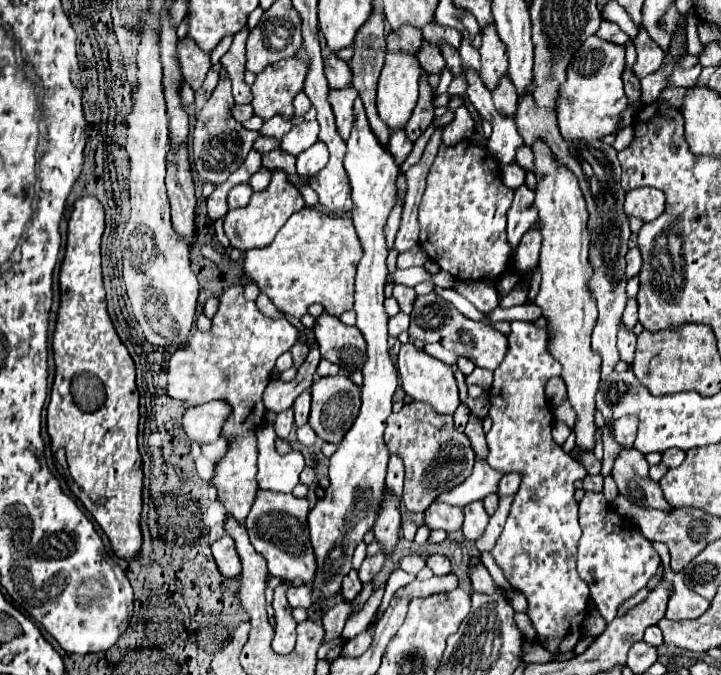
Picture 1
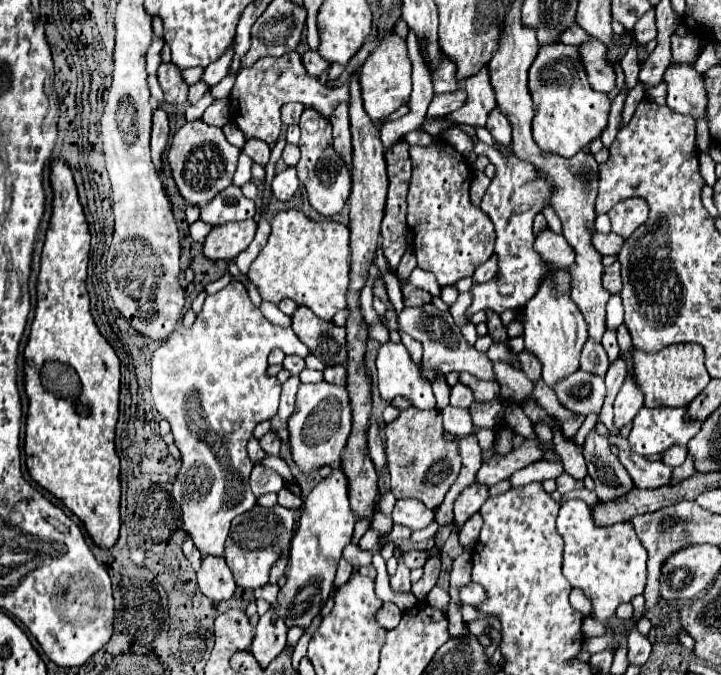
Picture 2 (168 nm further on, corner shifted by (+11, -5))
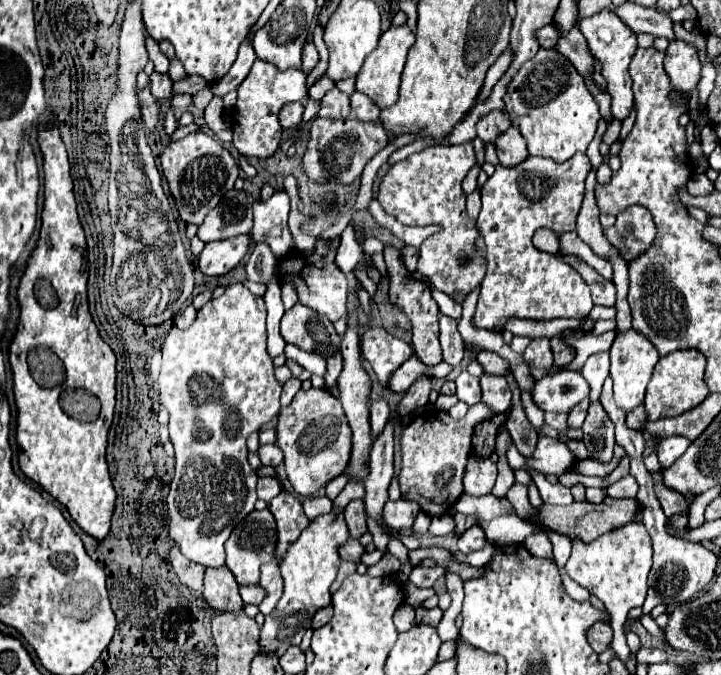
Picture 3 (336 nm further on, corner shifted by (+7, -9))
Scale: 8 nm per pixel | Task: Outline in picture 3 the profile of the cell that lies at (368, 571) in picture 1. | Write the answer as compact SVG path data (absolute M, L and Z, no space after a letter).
M349 539L341 549L339 555L343 561L353 561L353 563L361 563L361 557L365 553L365 547L357 541L357 539Z

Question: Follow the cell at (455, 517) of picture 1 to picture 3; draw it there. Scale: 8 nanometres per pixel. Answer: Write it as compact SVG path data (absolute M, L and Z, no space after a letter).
M405 499L387 501L387 505L385 505L385 523L393 529L407 531L407 529L413 527L419 511L421 509L413 501L405 501Z

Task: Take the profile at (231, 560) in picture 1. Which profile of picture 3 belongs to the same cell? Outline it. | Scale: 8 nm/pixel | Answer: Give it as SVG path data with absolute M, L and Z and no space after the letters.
M209 567L205 569L205 591L203 599L209 607L217 611L237 611L243 609L243 601L239 595L239 585L233 579L227 567Z

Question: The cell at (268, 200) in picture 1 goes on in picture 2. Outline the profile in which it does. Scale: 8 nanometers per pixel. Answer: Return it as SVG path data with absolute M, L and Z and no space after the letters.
M247 219L241 223L223 223L211 229L203 243L203 255L209 261L231 261L253 241L257 223Z

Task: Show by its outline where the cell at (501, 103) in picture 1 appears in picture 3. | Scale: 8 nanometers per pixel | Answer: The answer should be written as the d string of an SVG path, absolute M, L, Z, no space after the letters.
M513 125L509 127L509 131L505 131L497 137L495 147L497 147L497 157L499 157L501 165L505 165L505 167L519 165L521 161L525 161L529 157L525 139Z

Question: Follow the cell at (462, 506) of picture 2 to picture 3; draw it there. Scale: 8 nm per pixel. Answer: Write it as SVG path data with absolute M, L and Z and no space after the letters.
M469 455L469 463L463 477L467 495L473 497L489 495L495 487L495 479L497 479L497 465L491 459L479 459L475 455Z

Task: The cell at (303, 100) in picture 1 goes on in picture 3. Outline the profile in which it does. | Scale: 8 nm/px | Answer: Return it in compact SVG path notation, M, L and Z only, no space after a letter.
M289 103L281 109L279 113L279 123L283 129L297 129L299 123L301 123L301 117L303 117L303 105L301 103Z

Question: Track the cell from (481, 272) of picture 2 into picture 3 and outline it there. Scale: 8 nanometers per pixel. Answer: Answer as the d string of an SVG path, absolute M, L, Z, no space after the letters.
M441 315L441 347L443 361L449 365L459 365L465 353L463 337L457 331L457 321L449 315Z

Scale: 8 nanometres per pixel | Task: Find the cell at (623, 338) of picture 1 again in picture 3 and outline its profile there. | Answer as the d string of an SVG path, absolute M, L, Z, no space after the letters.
M659 471L659 473L651 473L651 475L653 475L653 483L655 483L655 495L657 495L657 499L659 499L661 507L663 507L663 511L665 511L665 515L671 517L677 511L679 513L687 513L689 505L687 505L685 497L663 483L663 473Z

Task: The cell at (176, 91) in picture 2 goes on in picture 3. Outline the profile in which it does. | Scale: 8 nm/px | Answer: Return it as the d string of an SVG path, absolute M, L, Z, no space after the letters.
M153 71L153 75L151 75L151 93L157 99L171 101L173 99L173 81L171 81L171 77L167 73Z

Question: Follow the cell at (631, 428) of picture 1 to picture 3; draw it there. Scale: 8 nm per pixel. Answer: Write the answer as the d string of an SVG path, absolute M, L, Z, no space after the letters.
M629 329L625 333L619 333L611 347L611 377L613 377L613 391L615 391L615 403L623 411L633 411L633 407L643 405L647 383L653 375L653 367L659 361L657 349L651 345L649 339L645 339L641 333Z

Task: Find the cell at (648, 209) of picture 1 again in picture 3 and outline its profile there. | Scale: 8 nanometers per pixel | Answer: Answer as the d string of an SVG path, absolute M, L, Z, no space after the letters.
M631 205L617 215L613 227L605 231L605 237L631 261L643 253L655 239L655 223L649 211L641 205Z

